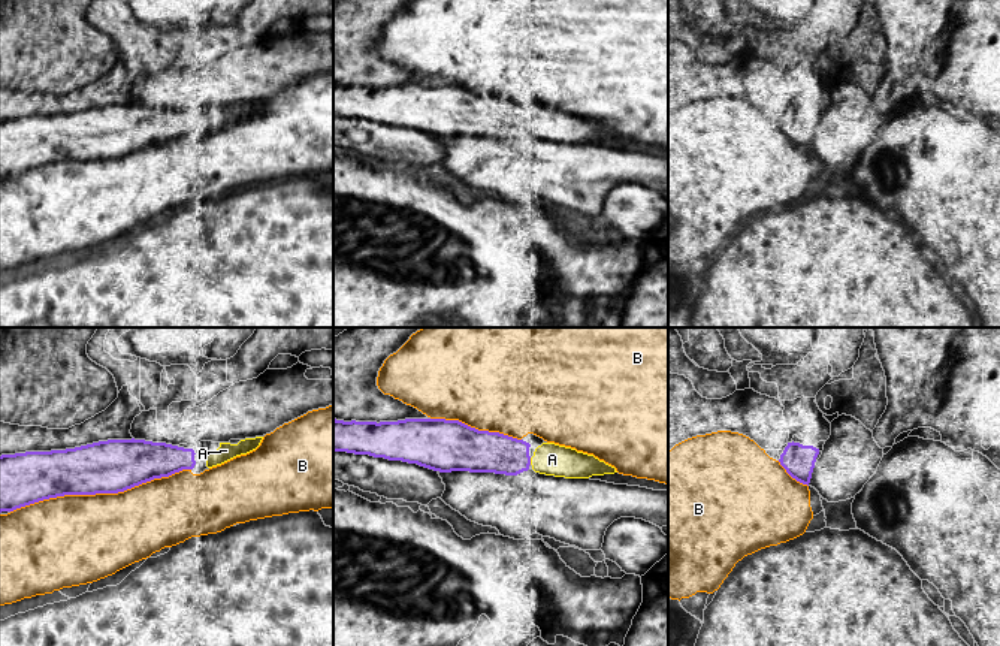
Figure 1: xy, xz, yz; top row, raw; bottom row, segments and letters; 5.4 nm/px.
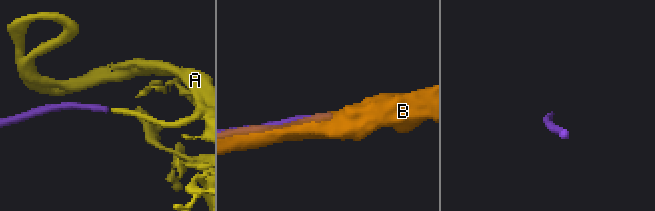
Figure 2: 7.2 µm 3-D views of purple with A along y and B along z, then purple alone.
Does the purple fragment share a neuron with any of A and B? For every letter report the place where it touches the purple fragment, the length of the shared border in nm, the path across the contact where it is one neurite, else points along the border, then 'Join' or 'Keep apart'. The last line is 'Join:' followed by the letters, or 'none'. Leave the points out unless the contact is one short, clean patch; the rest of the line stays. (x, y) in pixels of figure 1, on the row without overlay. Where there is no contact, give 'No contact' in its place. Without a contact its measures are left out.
A: Touches purple at xz (529, 126). Shared border 40 nm. Join
B: Touches purple at xy (100, 157). Shared border 1000 nm. Keep apart
Join: A

